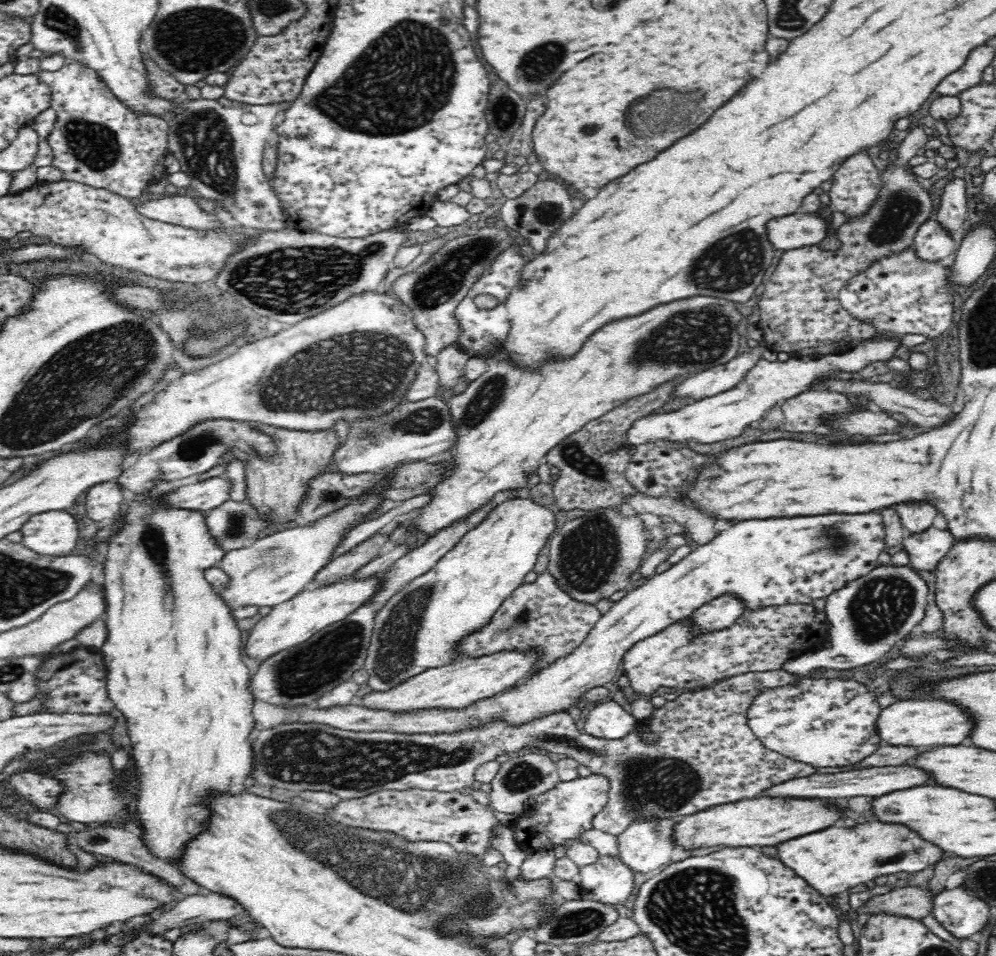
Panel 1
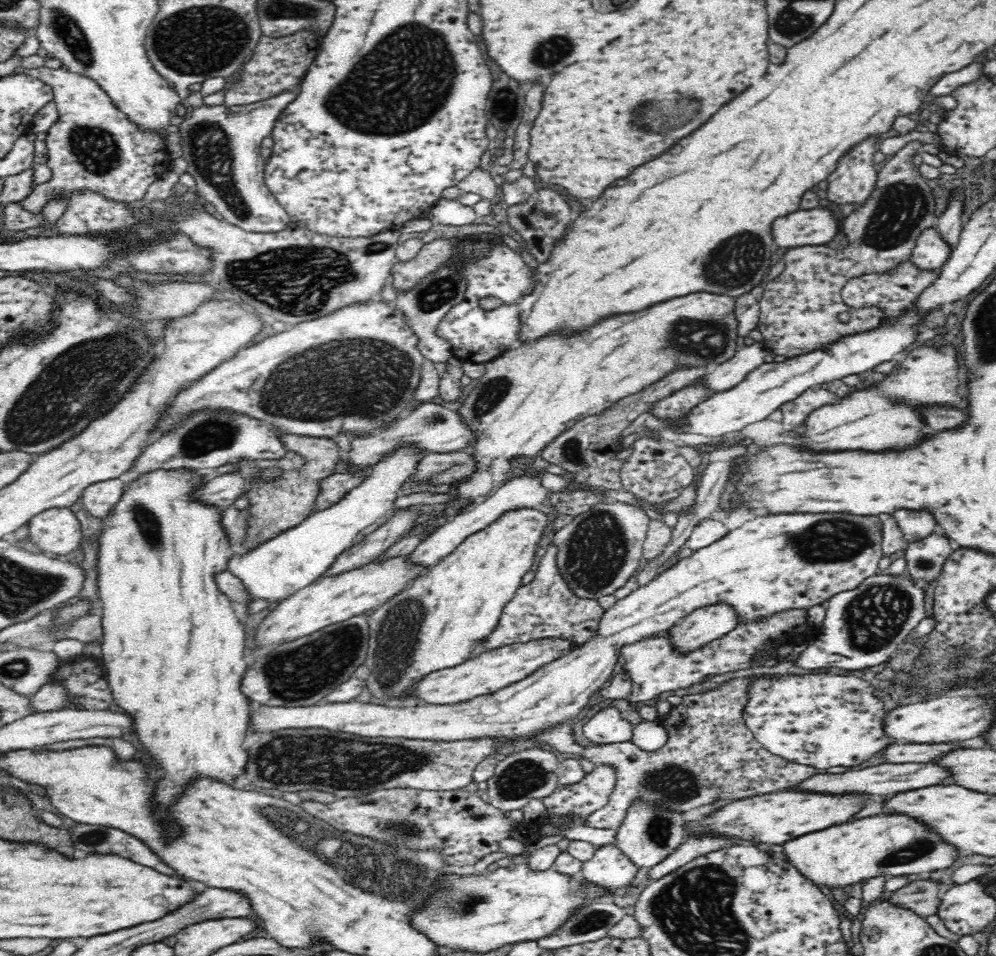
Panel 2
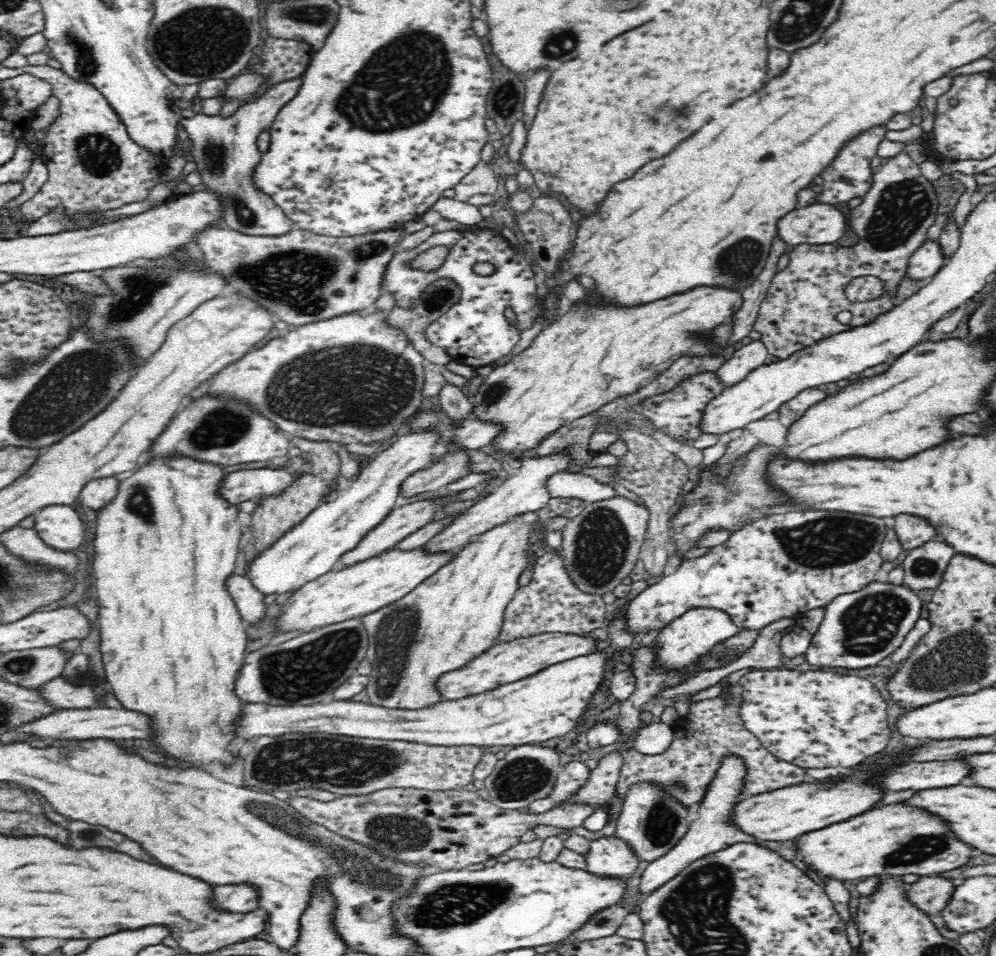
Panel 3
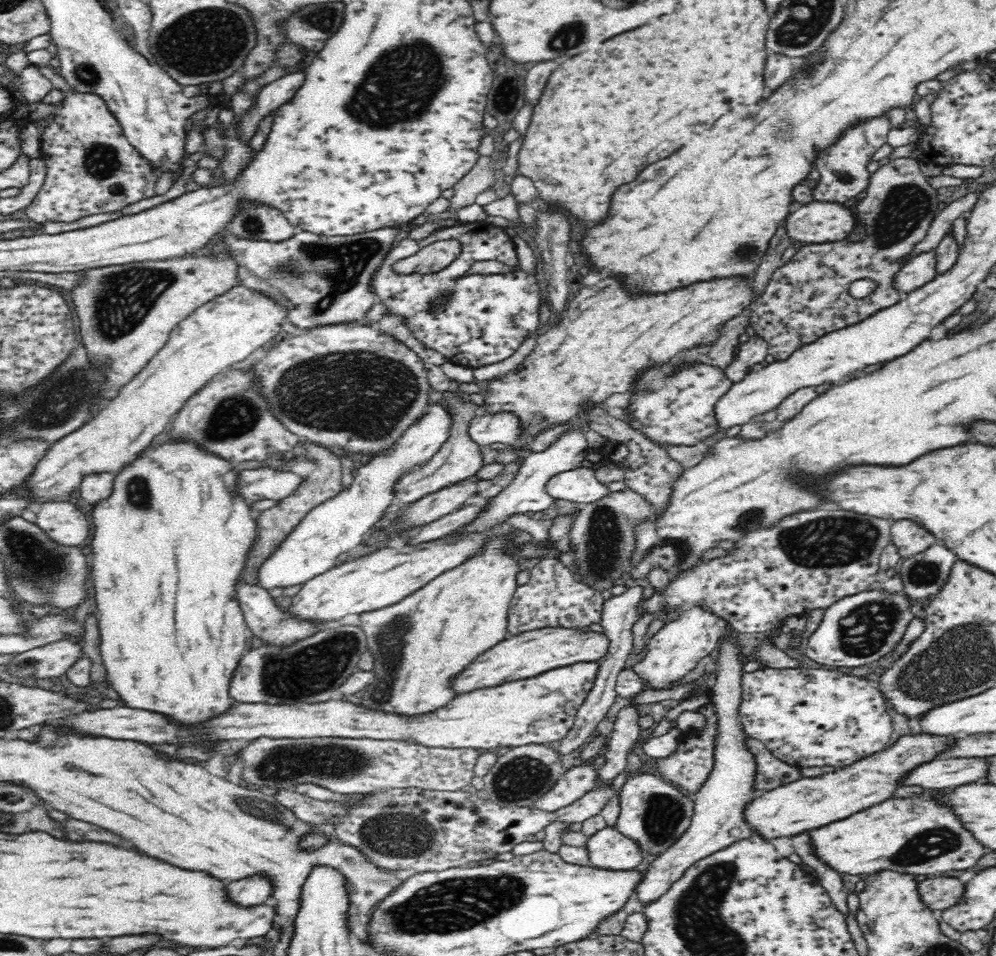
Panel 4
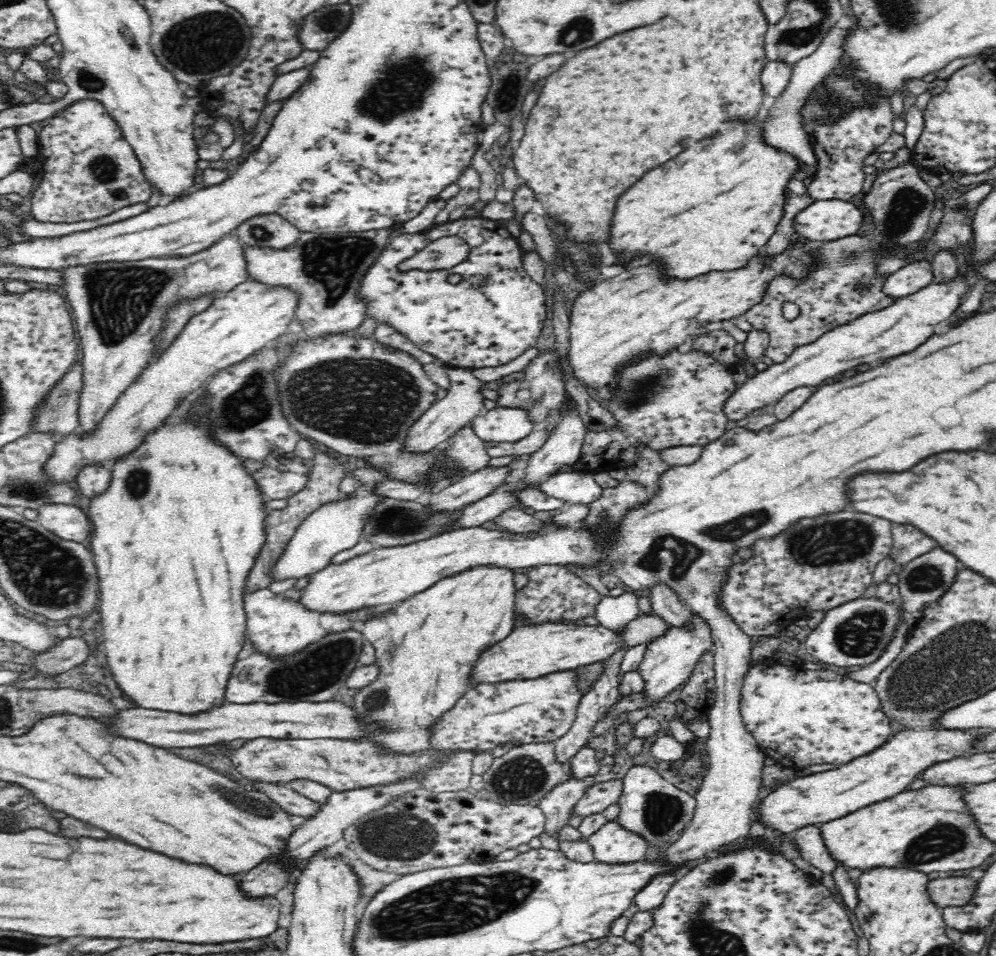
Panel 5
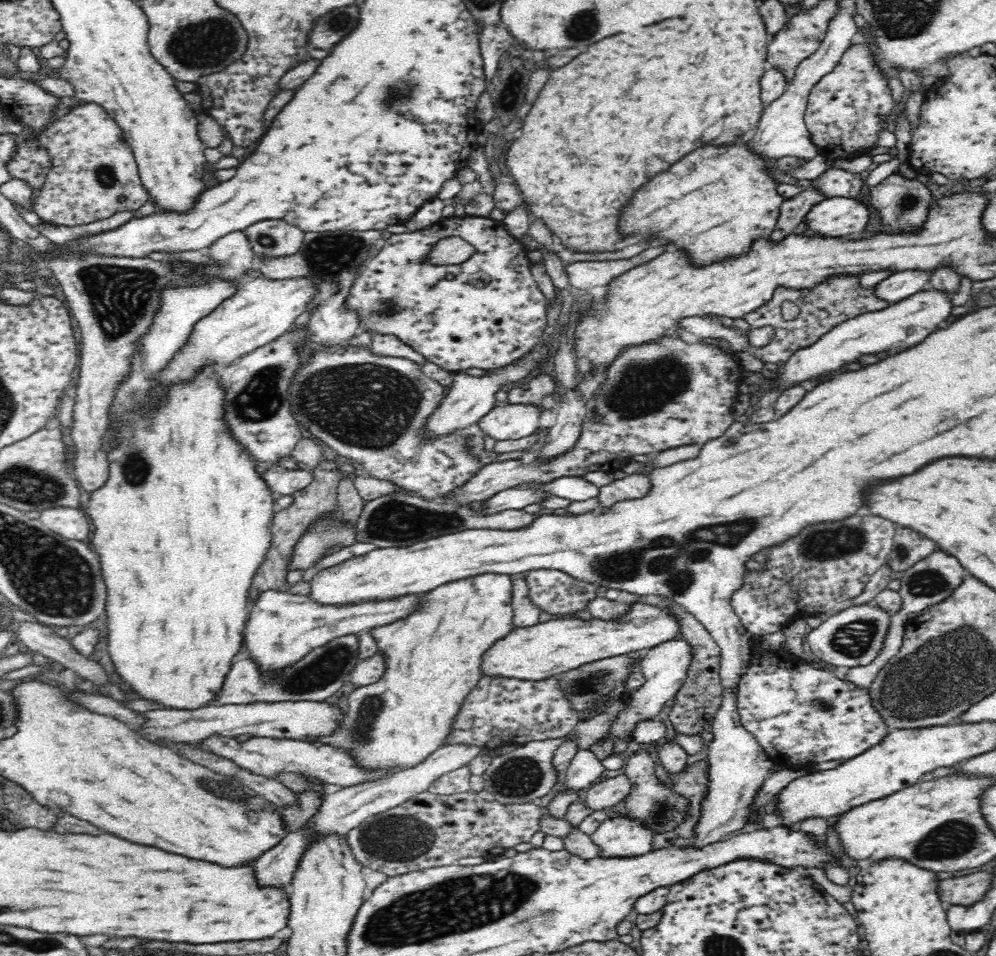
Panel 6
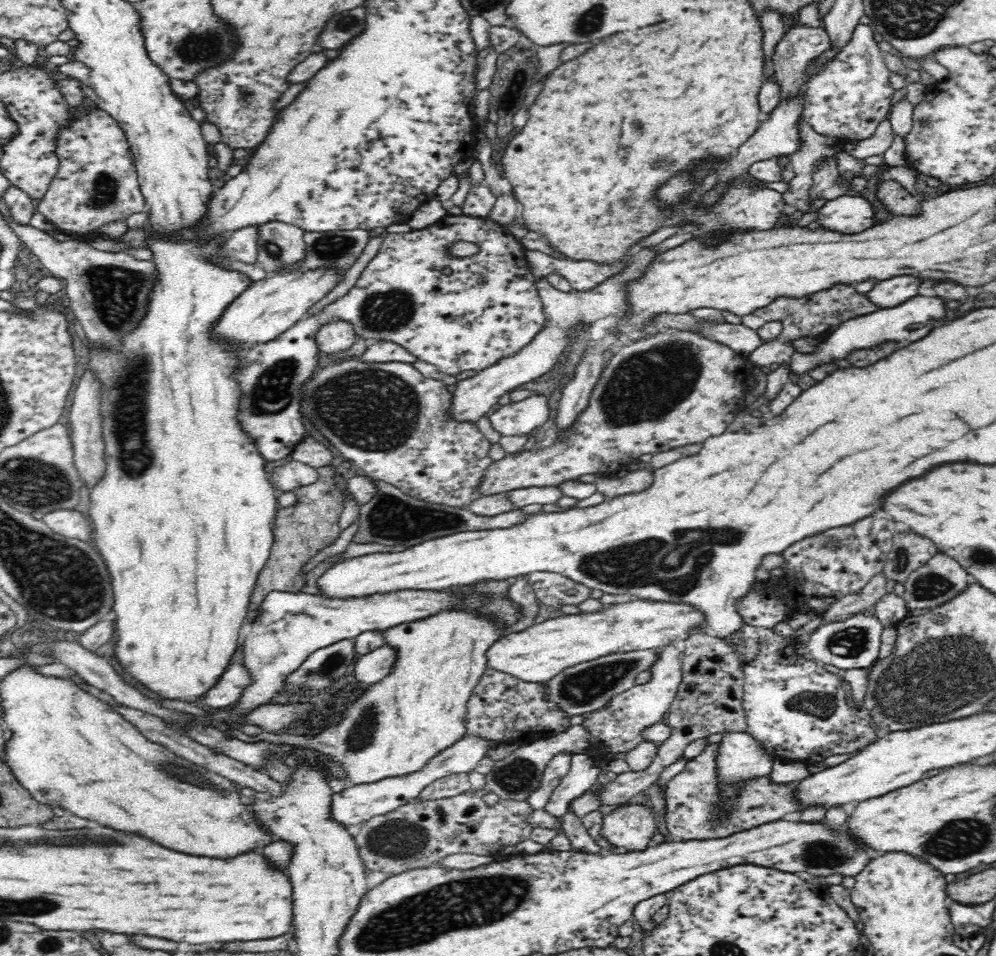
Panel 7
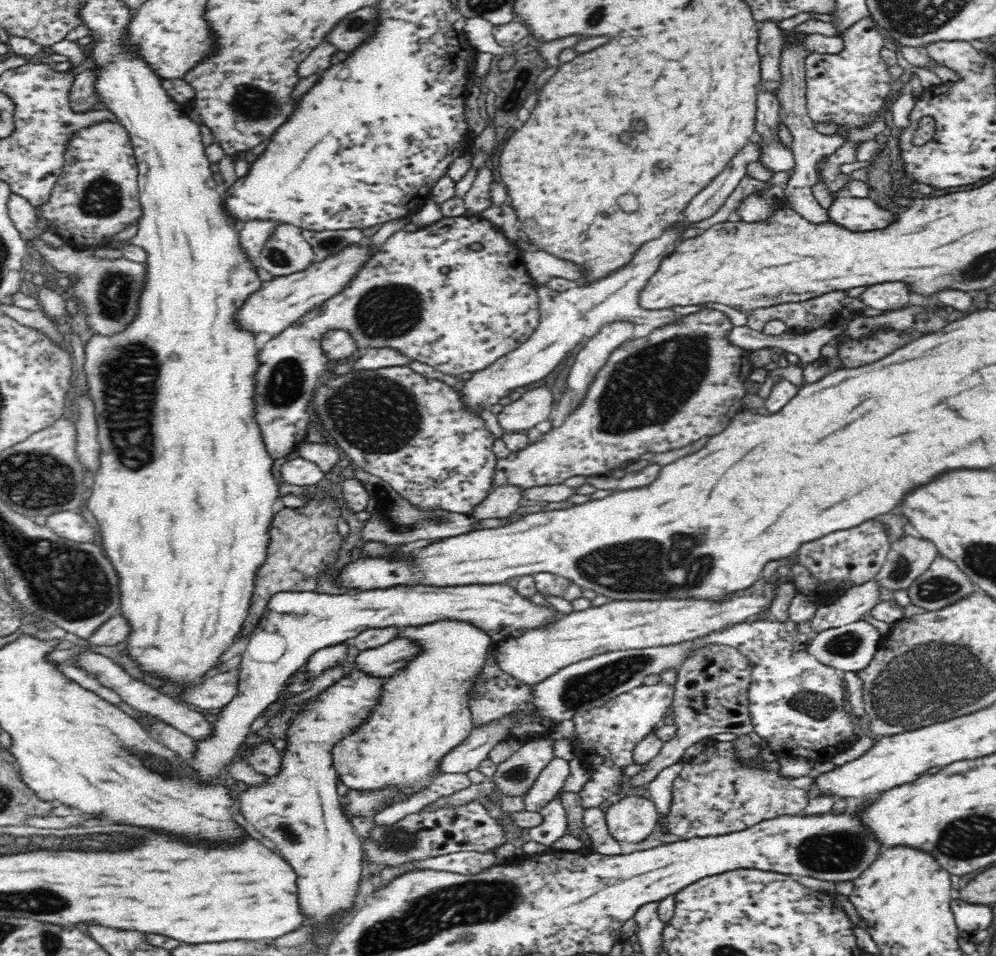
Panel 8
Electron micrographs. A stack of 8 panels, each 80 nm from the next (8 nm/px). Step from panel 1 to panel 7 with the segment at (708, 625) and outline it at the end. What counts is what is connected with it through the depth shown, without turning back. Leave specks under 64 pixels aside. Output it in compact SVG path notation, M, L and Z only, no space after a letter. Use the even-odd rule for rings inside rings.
M674 644L662 648L662 658L654 664L650 670L651 680L646 684L637 685L630 690L615 696L606 703L604 708L582 714L583 730L589 734L587 738L588 750L584 752L597 762L608 762L608 760L625 760L628 750L632 750L644 738L646 726L652 726L664 718L672 701L675 699L679 684L681 683L681 644ZM626 742L626 744L620 744ZM612 754L608 760L606 756Z

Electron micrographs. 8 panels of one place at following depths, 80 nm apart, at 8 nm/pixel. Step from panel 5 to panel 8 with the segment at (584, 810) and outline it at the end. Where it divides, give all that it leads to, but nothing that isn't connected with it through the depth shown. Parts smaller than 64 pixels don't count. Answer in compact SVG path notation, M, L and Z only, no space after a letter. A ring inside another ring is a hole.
M710 646L698 650L676 671L677 680L674 682L675 693L670 712L678 732L672 740L664 741L660 754L655 756L636 775L630 777L630 782L624 794L630 795L636 788L647 784L663 768L672 766L682 760L684 750L694 746L696 742L712 739L720 732L730 732L735 735L748 734L753 730L752 715L748 710L748 690L753 681L754 663L739 650L728 646Z

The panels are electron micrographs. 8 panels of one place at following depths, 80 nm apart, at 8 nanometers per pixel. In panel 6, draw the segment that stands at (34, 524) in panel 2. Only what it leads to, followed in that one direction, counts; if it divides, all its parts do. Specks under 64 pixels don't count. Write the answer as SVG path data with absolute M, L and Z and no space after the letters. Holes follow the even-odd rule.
M50 508L41 512L39 519L56 534L69 539L86 540L90 534L90 520L80 509Z

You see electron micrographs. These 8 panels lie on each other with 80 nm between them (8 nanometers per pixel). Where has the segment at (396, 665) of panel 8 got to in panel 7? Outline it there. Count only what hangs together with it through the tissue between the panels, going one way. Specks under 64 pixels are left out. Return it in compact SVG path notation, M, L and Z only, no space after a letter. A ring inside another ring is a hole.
M386 643L370 652L357 656L354 662L353 678L374 684L392 674L400 649Z

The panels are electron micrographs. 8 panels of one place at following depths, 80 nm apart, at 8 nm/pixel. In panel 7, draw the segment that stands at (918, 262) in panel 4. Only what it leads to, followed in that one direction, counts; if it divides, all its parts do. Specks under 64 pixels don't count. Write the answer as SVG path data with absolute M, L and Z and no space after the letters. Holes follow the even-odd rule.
M898 276L874 284L865 297L868 302L875 304L876 309L894 308L917 296L921 283L920 280L911 276Z

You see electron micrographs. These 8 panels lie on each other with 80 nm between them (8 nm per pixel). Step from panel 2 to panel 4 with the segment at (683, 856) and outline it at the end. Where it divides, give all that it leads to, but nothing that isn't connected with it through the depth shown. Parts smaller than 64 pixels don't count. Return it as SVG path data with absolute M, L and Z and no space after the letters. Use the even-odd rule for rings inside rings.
M723 632L720 636L720 648L718 648L718 654L716 654L716 670L715 670L715 677L713 680L713 686L711 691L714 693L712 696L712 704L714 704L714 716L715 716L715 723L716 723L716 730L715 730L715 737L713 738L713 767L708 775L708 778L699 786L699 789L694 794L695 799L695 807L693 808L693 816L691 818L690 826L684 831L684 834L680 835L680 839L676 840L668 850L664 850L662 854L658 855L656 860L650 865L650 868L647 870L647 874L645 875L645 880L642 880L640 884L638 884L636 896L638 896L638 900L640 900L640 904L644 904L644 907L648 907L650 904L657 902L659 899L668 892L668 888L674 884L674 882L678 881L683 876L683 872L686 871L690 866L693 866L694 863L698 863L700 860L707 858L709 855L714 855L716 852L720 850L729 848L730 845L734 845L738 843L740 840L744 840L744 838L749 837L751 835L752 827L750 827L750 823L746 821L746 806L756 798L756 794L754 794L754 786L756 786L756 755L752 753L752 749L748 747L748 733L744 730L742 726L742 721L740 721L740 714L739 706L741 703L741 696L742 696L742 676L744 672L744 665L746 662L747 654L742 652L742 644L740 644L740 638L736 636L736 634L731 634L731 632Z

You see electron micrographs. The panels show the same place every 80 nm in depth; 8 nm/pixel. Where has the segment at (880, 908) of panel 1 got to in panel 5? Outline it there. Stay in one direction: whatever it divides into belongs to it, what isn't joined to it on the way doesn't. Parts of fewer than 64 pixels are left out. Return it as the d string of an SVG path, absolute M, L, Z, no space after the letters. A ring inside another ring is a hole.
M953 874L948 877L930 880L928 891L933 901L941 908L970 904L978 892L980 878L970 878L964 874Z

